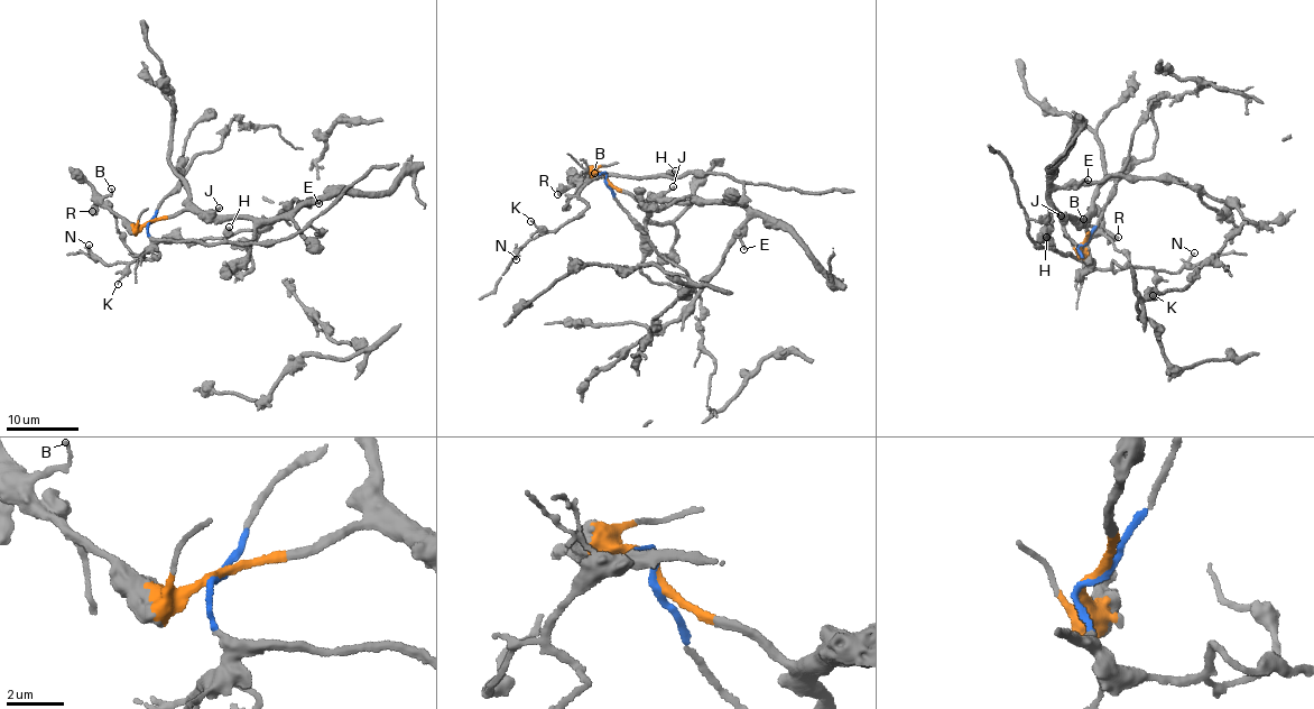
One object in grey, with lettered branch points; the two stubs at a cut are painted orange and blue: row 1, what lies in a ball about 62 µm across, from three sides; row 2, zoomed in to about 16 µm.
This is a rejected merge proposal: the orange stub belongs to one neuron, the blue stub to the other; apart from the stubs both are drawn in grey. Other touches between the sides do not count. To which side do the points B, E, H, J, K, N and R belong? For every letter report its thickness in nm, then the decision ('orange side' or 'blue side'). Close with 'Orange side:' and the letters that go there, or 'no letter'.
B: calibre 100 nm; orange side
E: calibre 160 nm; orange side
H: calibre 460 nm; blue side
J: calibre 160 nm; orange side
K: calibre 90 nm; blue side
N: calibre 120 nm; blue side
R: calibre 550 nm; orange side
Orange side: B, E, J, R

